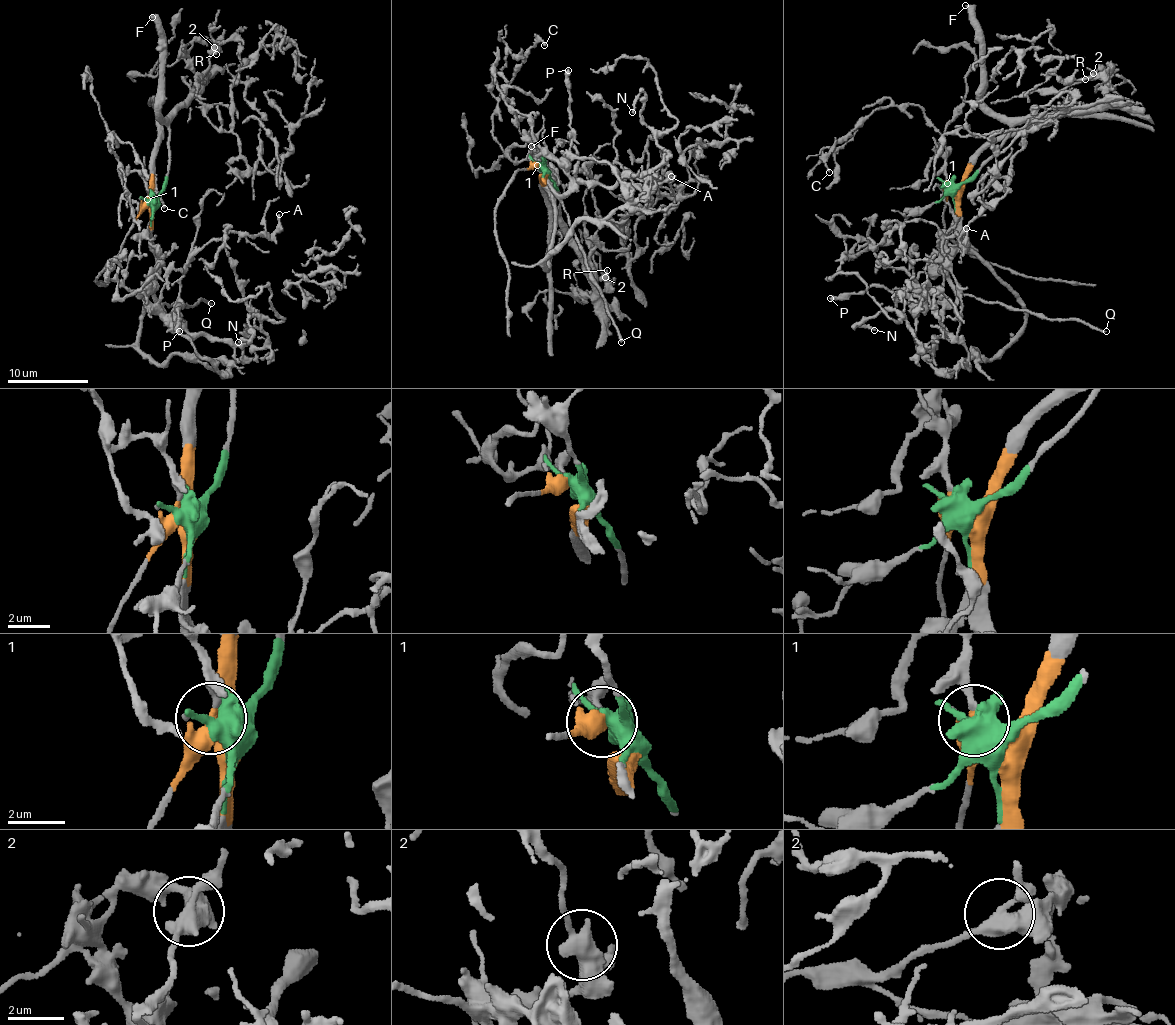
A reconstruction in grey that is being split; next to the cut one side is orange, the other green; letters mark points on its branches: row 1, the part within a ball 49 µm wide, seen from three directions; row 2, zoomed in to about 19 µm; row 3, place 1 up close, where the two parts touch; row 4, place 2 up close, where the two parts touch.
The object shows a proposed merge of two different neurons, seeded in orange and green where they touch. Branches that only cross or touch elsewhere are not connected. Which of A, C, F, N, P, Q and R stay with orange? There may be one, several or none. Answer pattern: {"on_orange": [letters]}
{"on_orange": ["A", "C", "N", "P", "Q"]}

